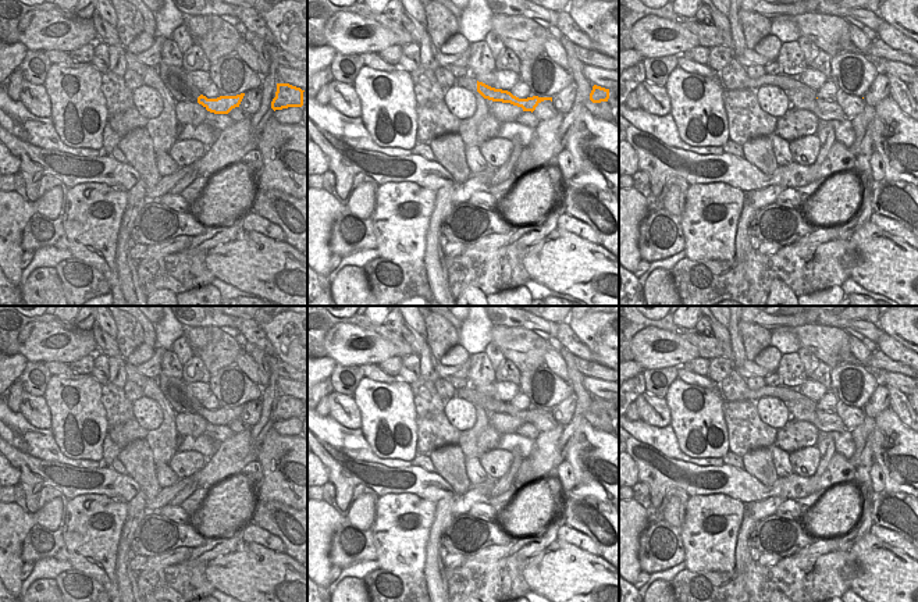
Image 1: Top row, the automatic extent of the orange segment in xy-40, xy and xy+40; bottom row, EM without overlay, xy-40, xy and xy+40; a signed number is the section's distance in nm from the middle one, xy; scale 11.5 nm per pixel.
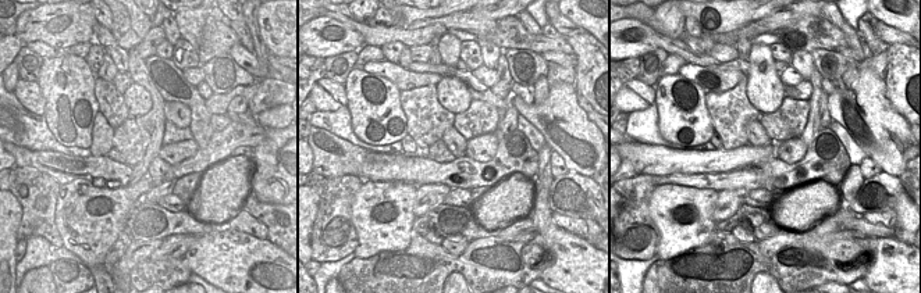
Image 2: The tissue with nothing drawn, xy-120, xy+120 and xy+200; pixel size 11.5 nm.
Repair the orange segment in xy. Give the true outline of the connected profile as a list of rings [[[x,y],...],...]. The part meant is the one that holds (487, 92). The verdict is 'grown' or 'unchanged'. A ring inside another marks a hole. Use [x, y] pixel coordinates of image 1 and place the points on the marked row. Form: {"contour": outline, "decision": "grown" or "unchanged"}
{"contour": [[[477,81],[477,92],[488,100],[492,101],[502,101],[502,103],[510,103],[513,106],[522,107],[523,111],[534,111],[536,107],[544,101],[544,100],[551,100],[552,97],[538,97],[538,96],[533,96],[533,97],[527,97],[527,99],[519,99],[516,96],[513,96],[510,92],[508,90],[502,90],[502,89],[495,89],[491,88],[483,82]]], "decision": "unchanged"}

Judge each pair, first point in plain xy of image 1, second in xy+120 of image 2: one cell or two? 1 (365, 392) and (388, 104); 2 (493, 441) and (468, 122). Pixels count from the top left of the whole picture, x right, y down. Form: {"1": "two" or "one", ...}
{"1": "one", "2": "one"}

